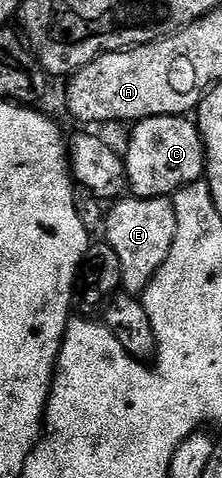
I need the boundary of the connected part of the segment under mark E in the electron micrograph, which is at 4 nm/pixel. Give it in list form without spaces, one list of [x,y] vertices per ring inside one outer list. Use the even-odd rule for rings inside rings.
[[[122,197],[108,208],[103,239],[119,256],[121,285],[128,294],[136,297],[144,296],[147,285],[151,285],[155,273],[159,273],[159,265],[163,265],[163,261],[167,261],[171,253],[176,228],[177,214],[173,208],[173,200],[169,197],[163,199]]]

